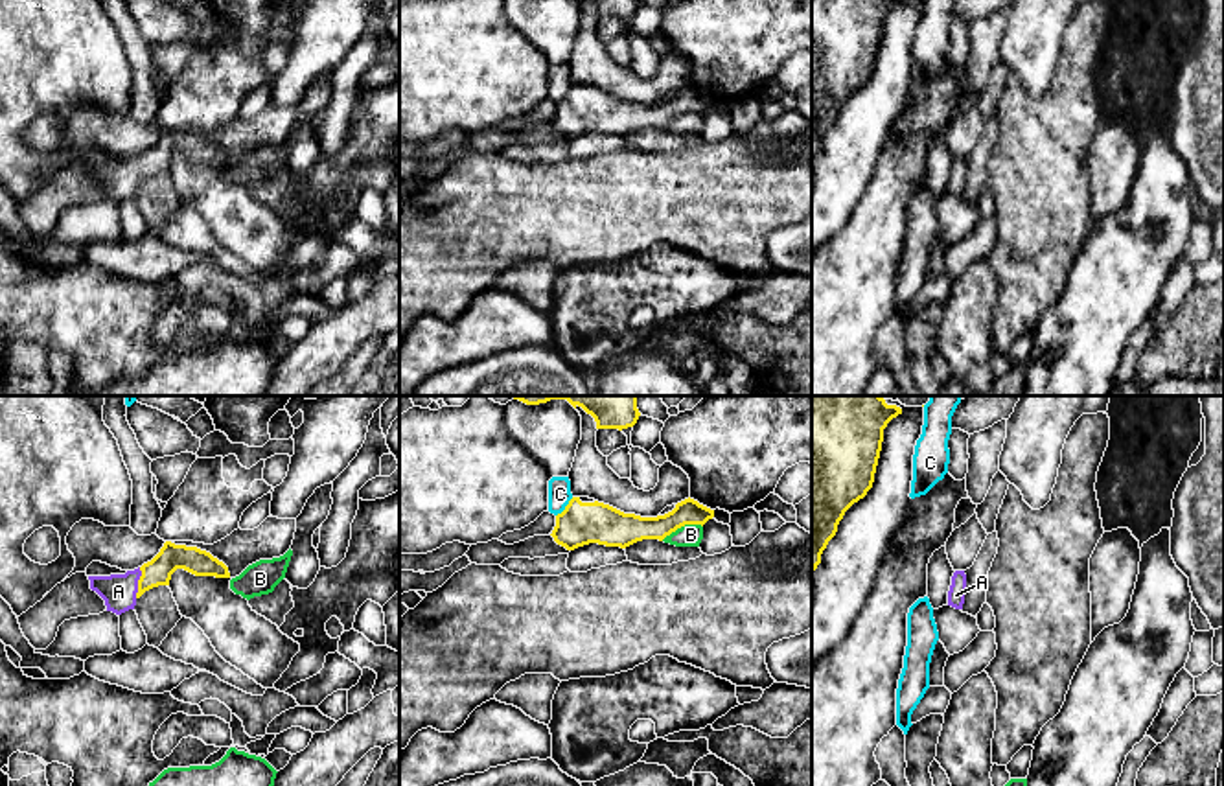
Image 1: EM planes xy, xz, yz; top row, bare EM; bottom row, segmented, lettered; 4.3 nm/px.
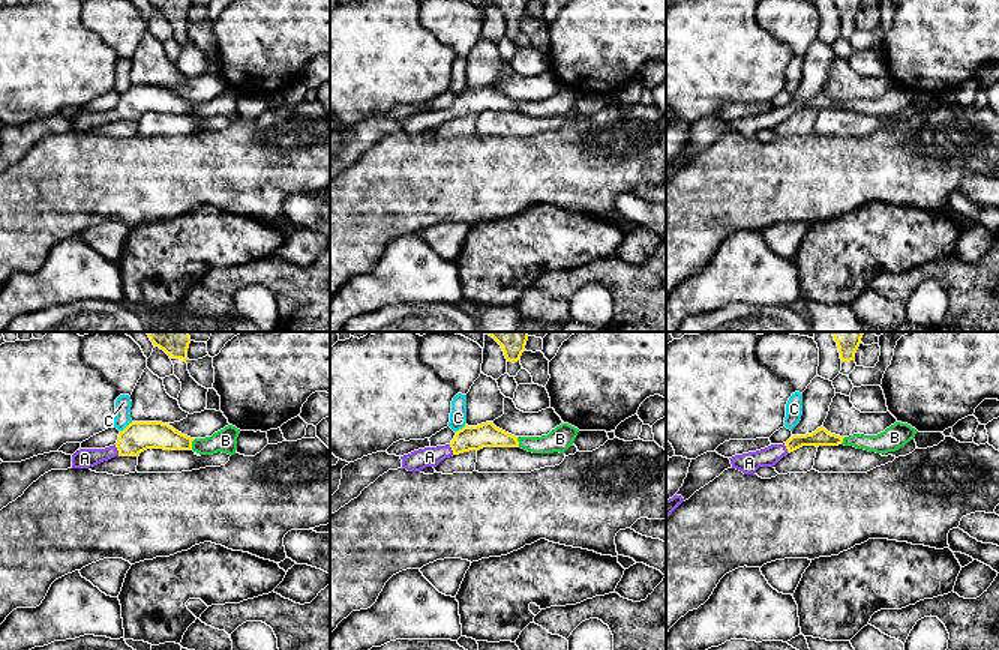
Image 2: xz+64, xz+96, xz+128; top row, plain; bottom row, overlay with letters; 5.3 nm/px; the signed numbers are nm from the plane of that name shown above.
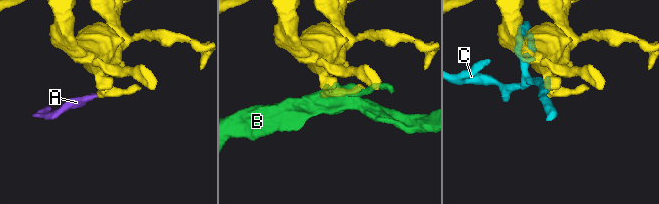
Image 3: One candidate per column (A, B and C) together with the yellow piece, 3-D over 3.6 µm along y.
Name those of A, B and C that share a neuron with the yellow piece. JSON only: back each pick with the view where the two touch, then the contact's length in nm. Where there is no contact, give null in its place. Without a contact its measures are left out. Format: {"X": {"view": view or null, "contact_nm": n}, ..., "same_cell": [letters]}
{"A": {"view": "xy", "contact_nm": 140}, "same_cell": ["A"]}

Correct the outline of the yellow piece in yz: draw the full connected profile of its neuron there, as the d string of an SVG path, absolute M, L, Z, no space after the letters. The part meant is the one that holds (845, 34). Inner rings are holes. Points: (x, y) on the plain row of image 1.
M812 0L812 162L845 99L872 75L883 17L902 0Z

